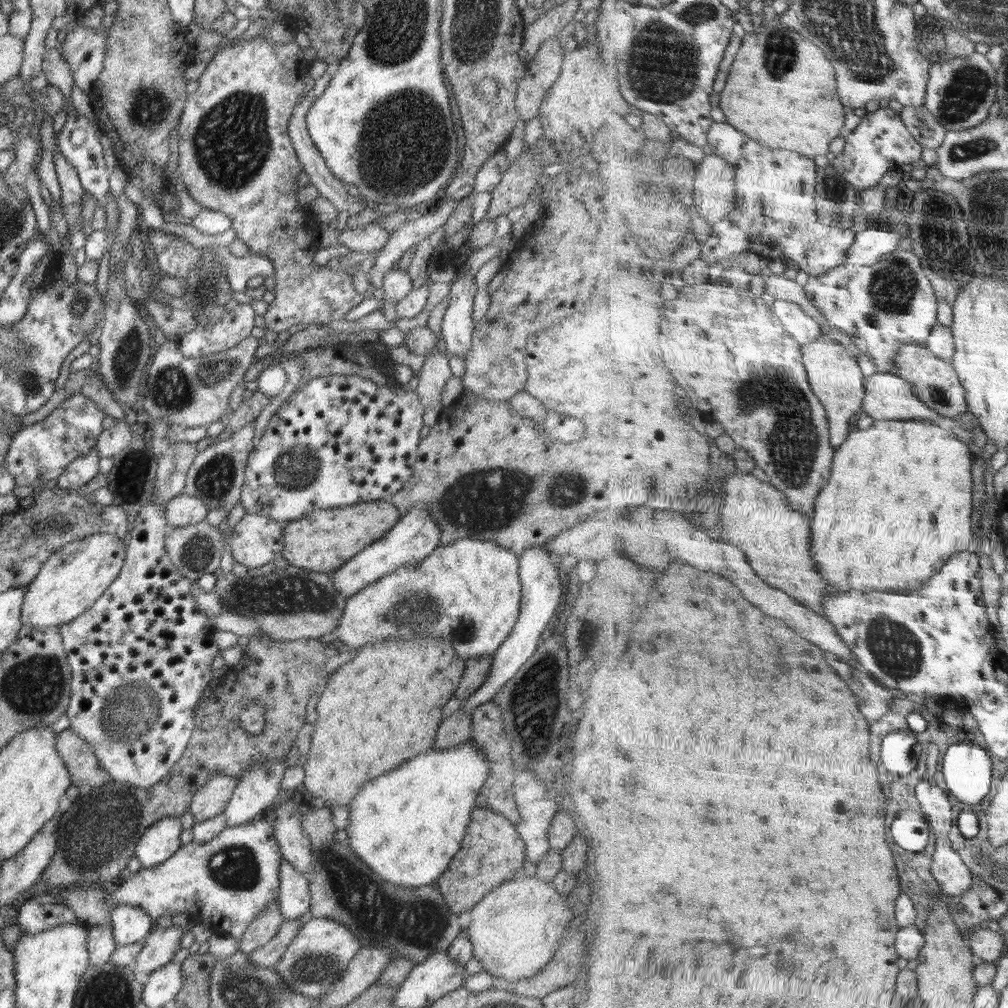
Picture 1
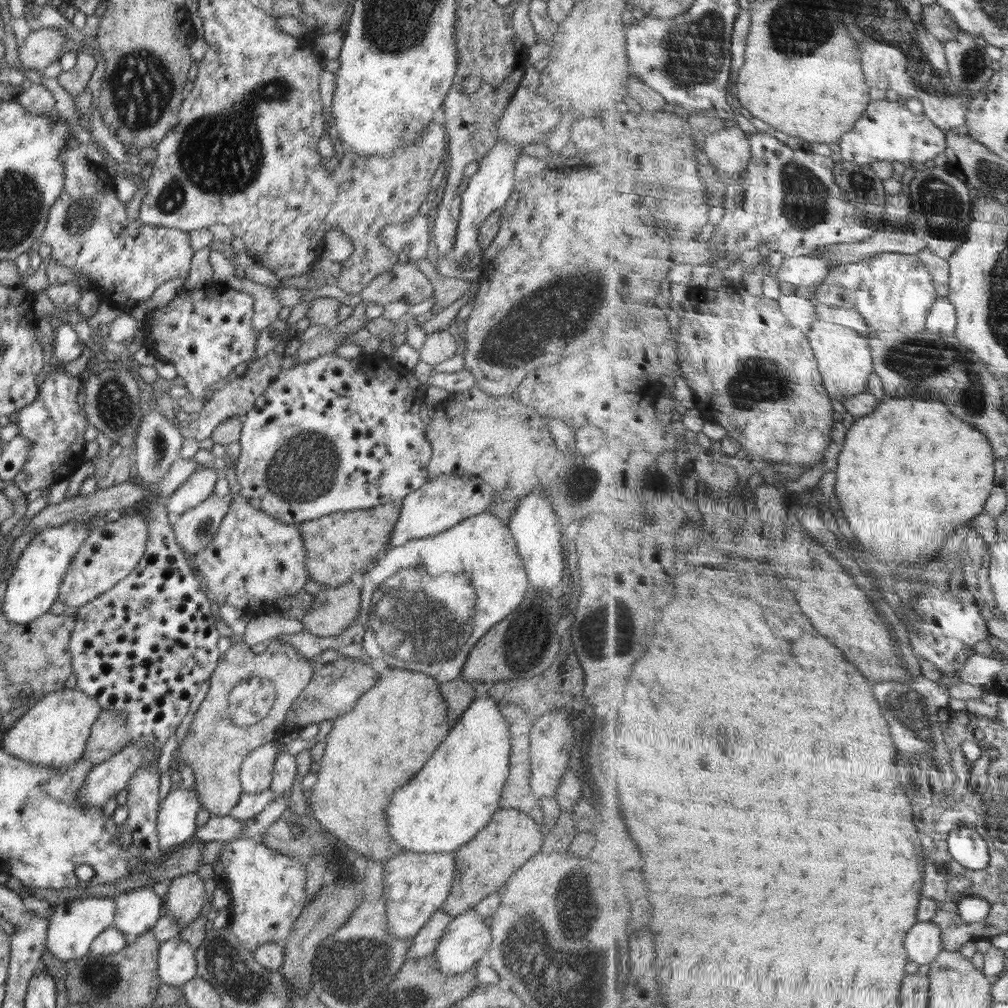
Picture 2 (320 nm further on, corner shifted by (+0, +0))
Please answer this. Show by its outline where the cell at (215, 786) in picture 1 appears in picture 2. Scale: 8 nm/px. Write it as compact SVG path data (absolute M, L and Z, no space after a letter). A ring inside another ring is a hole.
M243 639L235 640L229 650L221 654L217 667L213 670L208 692L188 721L188 731L182 744L174 751L170 765L178 768L177 760L181 760L183 764L191 766L201 808L205 808L215 817L229 815L236 806L243 793L239 779L242 761L249 752L281 737L282 726L291 704L310 682L310 661L294 649L289 644L272 639L267 642L267 648L262 654L254 654L251 646ZM249 677L266 678L271 681L275 686L276 696L270 712L262 720L249 727L239 727L229 719L228 697L236 684Z

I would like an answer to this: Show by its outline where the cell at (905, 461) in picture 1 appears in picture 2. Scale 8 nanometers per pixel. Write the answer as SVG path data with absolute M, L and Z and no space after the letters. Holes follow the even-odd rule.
M910 394L906 400L883 399L880 408L870 416L856 419L858 422L848 430L845 447L838 459L835 495L844 508L842 512L856 530L858 543L866 544L872 554L882 556L884 564L890 564L892 569L936 558L959 528L985 513L986 502L997 485L994 479L996 455L991 438L954 416L938 398L923 400L922 394Z

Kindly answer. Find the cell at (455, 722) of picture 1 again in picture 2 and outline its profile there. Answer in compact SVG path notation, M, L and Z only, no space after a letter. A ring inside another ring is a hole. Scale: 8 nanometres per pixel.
M461 677L453 681L441 682L439 691L447 704L448 720L451 726L476 698L474 685Z

